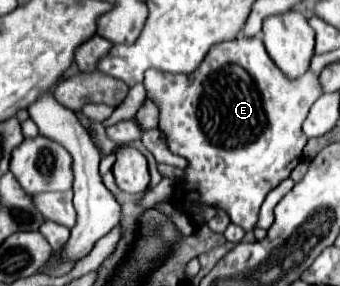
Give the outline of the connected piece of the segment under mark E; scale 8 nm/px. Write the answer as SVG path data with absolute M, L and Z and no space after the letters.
M244 36L214 44L192 74L168 74L154 70L154 76L144 76L146 94L160 108L160 130L166 134L170 152L190 160L190 166L184 170L186 180L176 186L172 204L180 212L186 212L196 226L200 226L202 220L194 214L194 204L202 202L206 206L222 208L234 224L244 230L252 230L266 194L286 180L302 160L302 148L308 140L302 132L302 122L306 120L310 106L322 96L318 86L318 76L312 72L306 72L300 80L290 80L272 62L260 38Z

